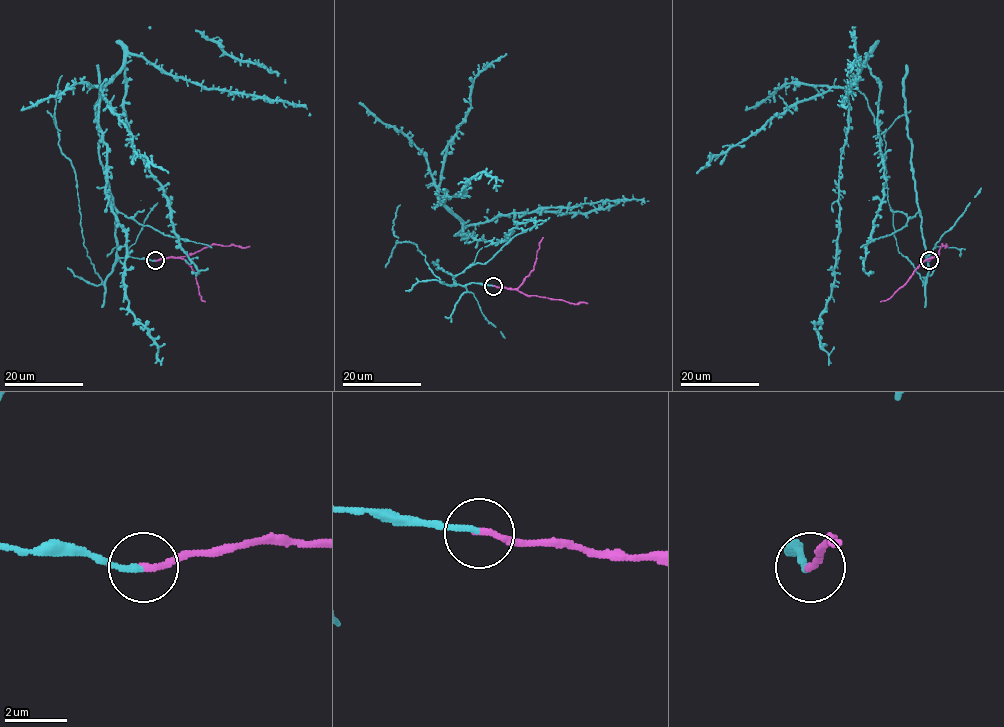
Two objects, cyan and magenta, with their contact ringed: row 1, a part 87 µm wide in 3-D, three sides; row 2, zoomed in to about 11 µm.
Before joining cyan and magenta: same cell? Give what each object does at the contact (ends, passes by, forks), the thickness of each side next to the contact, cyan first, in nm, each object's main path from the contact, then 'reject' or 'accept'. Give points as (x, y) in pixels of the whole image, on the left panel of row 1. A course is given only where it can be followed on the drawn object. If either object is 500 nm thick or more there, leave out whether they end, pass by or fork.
cyan ends; magenta ends; calibres 190 and 200 nm; course cyan (155, 261), (117, 256), (118, 212), (183, 239), (123, 64), (106, 195), (163, 357); course magenta (155, 261), (185, 257), (212, 245), (249, 246); accept

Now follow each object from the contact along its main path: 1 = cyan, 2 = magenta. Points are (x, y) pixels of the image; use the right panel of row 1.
1: (928, 261), (918, 212), (871, 239), (885, 182), (865, 64), (847, 86), (837, 256), (815, 324), (828, 357)
2: (928, 261), (938, 254), (941, 245), (946, 246)

